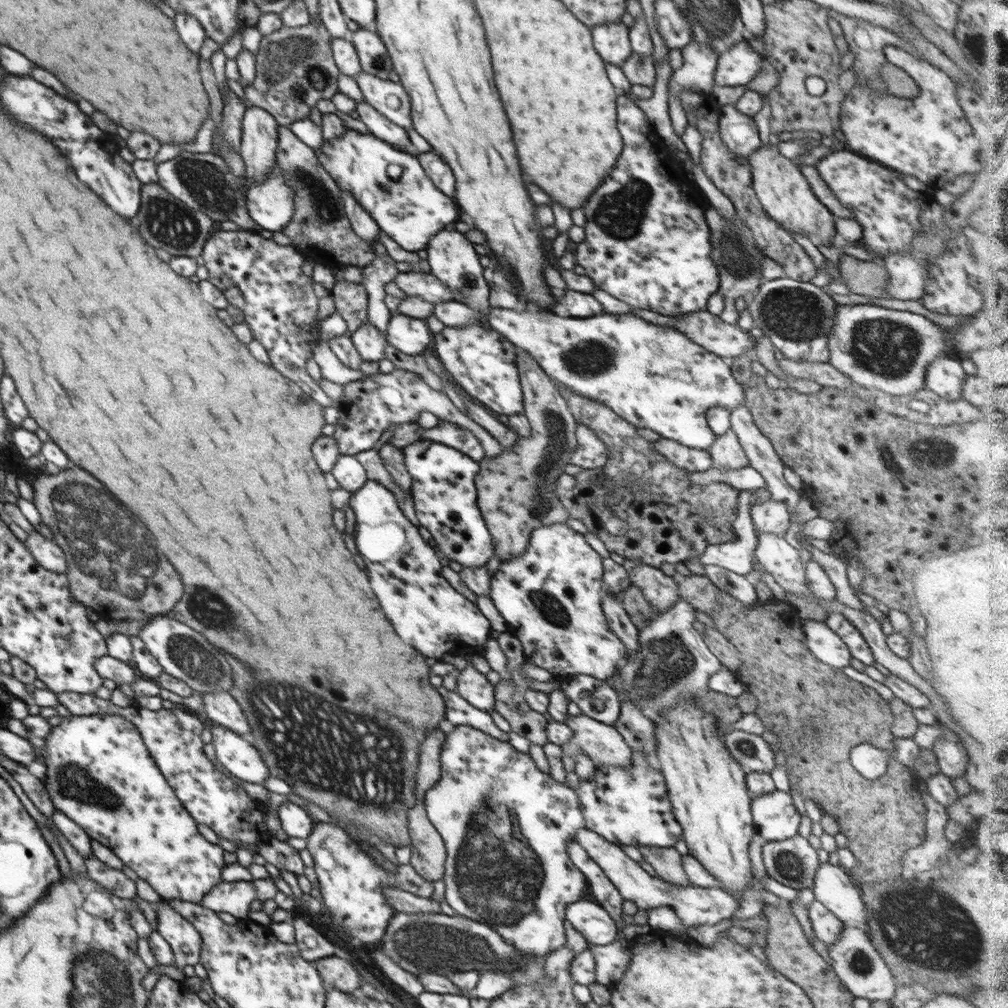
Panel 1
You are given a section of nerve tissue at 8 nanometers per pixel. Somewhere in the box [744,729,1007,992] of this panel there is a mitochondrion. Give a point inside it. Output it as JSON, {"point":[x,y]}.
{"point":[926,930]}

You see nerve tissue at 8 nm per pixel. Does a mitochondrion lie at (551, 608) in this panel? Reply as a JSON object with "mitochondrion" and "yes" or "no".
{"mitochondrion":"yes"}

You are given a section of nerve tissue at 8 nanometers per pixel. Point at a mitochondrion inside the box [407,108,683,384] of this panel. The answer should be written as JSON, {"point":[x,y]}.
{"point":[620,213]}

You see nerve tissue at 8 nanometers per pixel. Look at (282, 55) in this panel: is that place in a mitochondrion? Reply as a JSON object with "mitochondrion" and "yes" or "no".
{"mitochondrion":"yes"}

